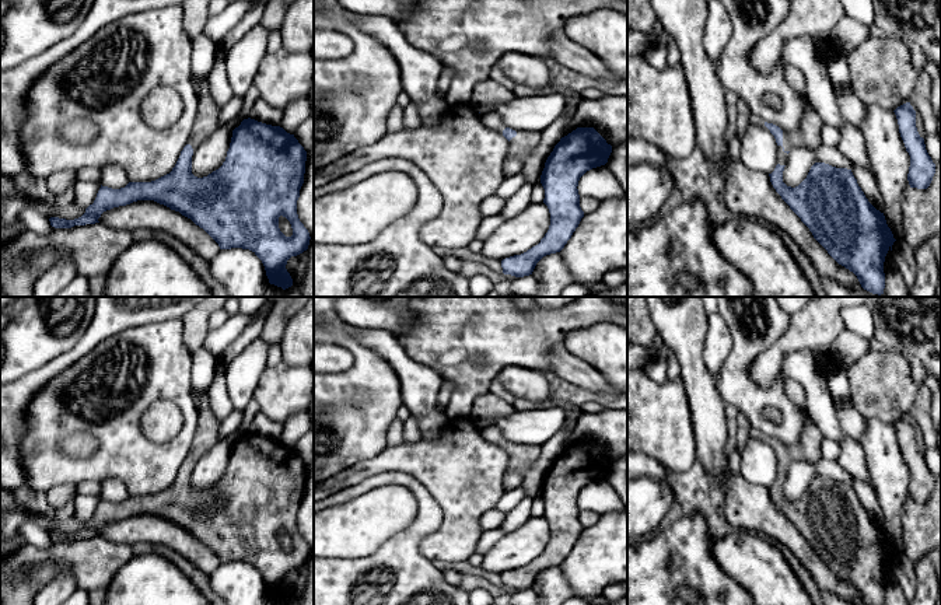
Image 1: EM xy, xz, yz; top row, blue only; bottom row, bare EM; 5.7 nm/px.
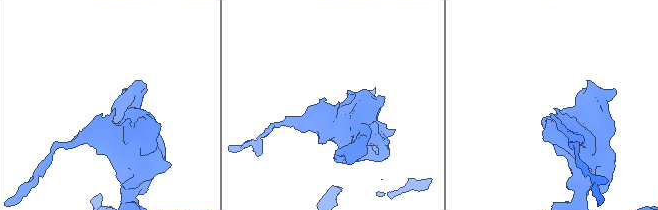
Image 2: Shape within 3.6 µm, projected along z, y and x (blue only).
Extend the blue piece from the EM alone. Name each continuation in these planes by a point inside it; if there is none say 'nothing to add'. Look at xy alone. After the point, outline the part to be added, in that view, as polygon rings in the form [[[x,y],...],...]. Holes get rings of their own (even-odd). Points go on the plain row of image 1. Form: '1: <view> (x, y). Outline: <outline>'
1: xy (207, 434). Outline: [[[193,391],[193,399],[199,409],[199,423],[186,458],[190,458],[195,466],[197,461],[221,440],[221,422],[216,419],[210,409],[207,392],[196,394]]]

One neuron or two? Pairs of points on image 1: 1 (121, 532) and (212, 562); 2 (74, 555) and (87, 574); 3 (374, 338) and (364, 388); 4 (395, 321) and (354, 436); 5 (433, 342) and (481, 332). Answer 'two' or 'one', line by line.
1: one
2: one
3: two
4: two
5: one

